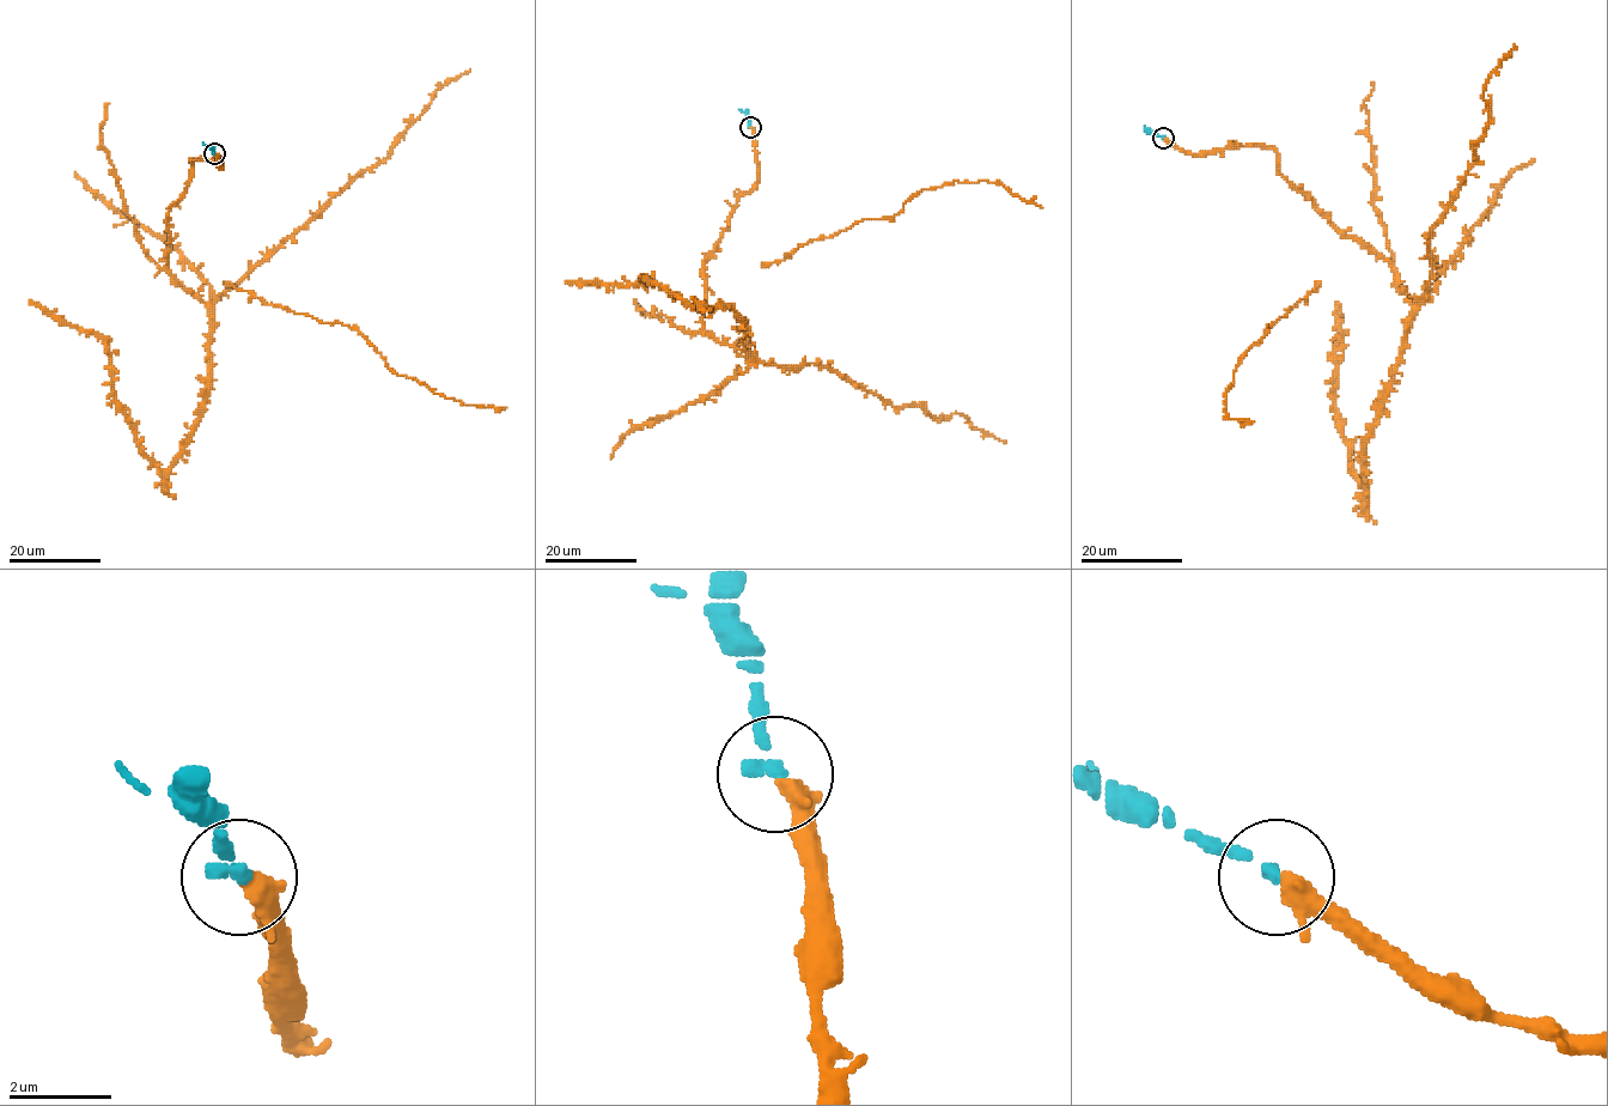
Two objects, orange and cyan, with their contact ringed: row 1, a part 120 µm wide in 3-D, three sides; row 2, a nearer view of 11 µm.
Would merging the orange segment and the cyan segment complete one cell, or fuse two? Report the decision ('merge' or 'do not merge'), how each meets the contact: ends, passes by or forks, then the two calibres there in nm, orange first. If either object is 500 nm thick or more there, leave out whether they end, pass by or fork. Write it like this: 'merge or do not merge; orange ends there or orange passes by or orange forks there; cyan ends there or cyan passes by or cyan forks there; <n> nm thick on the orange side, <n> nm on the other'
merge; orange passes by; cyan ends there; 280 nm thick on the orange side, 280 nm on the other

